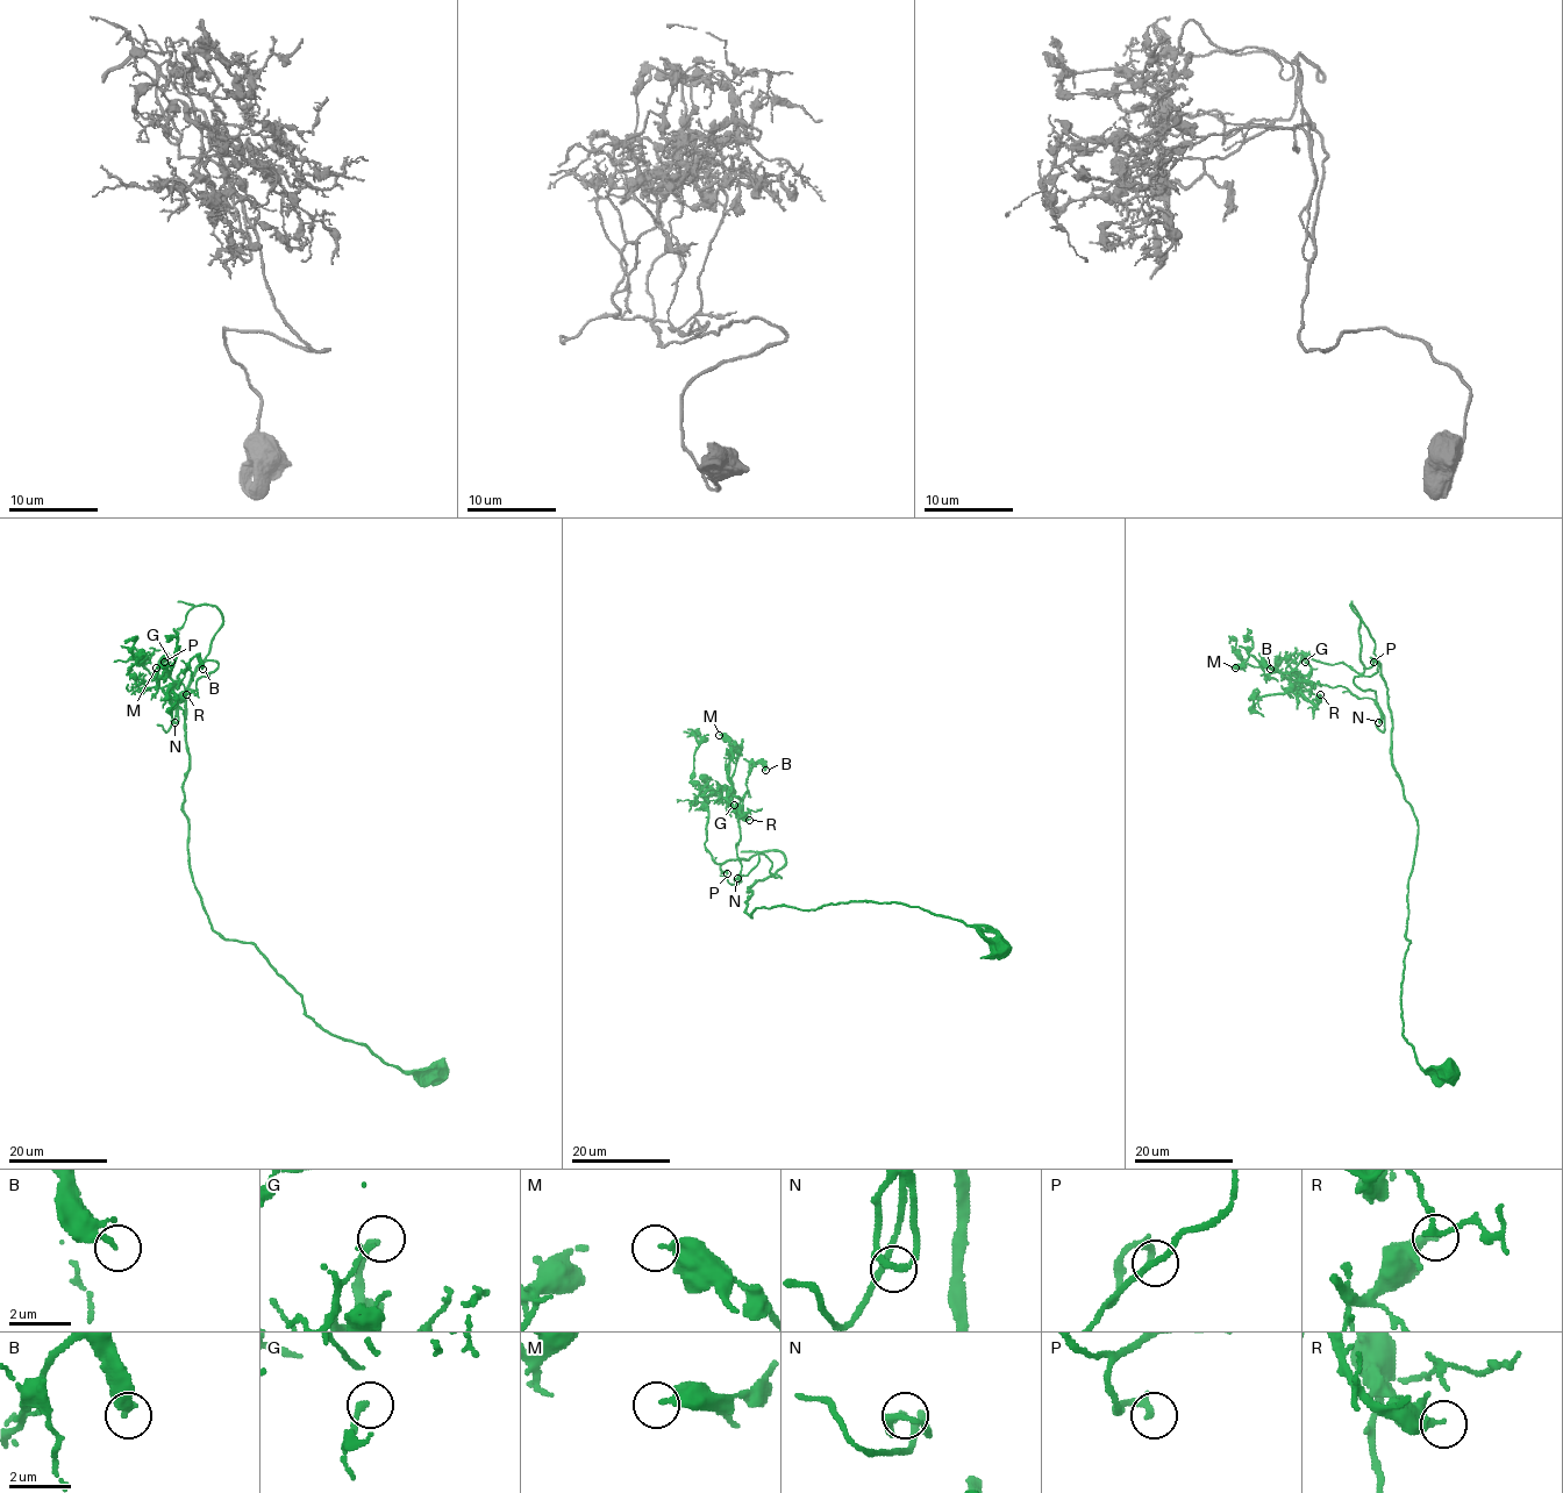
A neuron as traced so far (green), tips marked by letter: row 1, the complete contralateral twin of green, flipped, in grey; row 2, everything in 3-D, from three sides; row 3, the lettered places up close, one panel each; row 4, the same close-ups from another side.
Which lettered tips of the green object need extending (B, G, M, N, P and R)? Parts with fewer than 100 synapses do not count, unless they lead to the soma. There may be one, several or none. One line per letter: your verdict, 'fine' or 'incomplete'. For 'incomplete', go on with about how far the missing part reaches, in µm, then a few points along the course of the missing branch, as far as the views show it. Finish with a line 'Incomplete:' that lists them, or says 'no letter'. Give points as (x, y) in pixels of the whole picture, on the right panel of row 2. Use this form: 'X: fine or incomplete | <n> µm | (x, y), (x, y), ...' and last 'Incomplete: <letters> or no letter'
B: fine
G: fine
M: fine
N: fine
P: fine
R: fine
Incomplete: no letter

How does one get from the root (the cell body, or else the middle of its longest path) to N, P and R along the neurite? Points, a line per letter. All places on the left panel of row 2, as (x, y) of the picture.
N: (439, 1072), (322, 1030), (252, 944), (213, 929), (183, 781), (186, 687), (215, 662), (175, 722)
P: (439, 1072), (322, 1030), (252, 944), (213, 929), (187, 857), (185, 694), (222, 613), (194, 606), (164, 662)
R: (439, 1072), (322, 1030), (213, 929), (183, 781), (186, 687), (215, 662), (177, 699), (158, 683), (186, 694)

